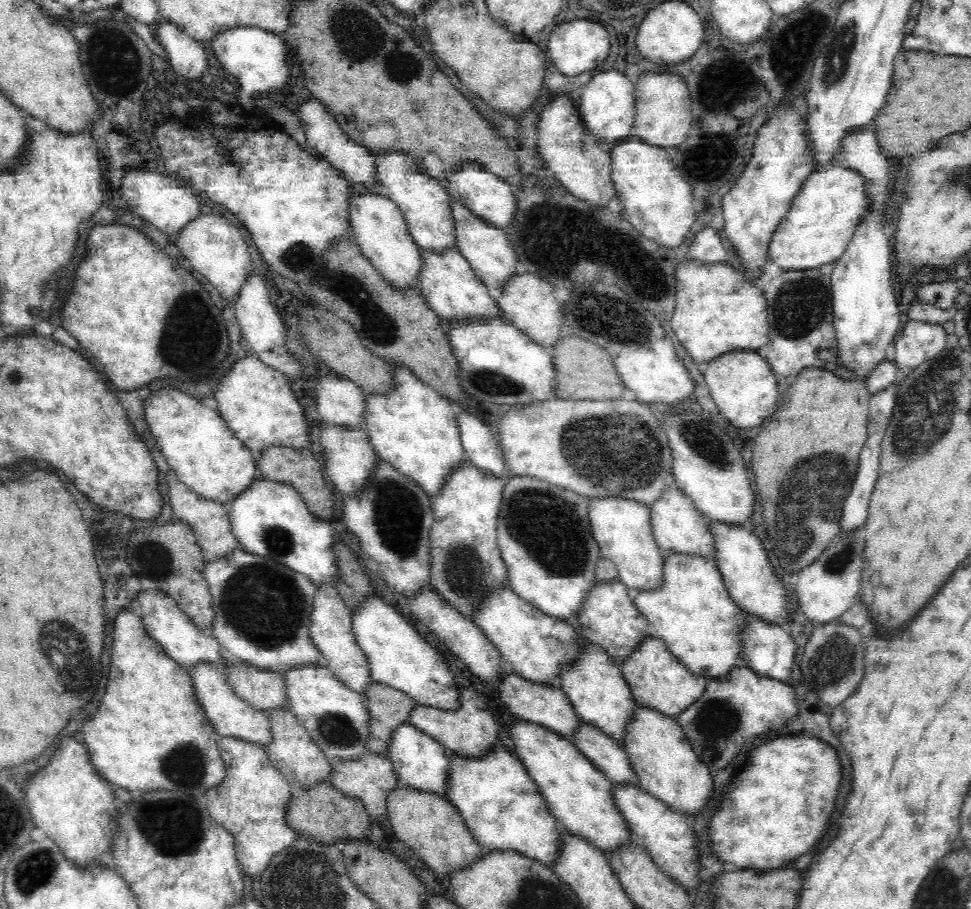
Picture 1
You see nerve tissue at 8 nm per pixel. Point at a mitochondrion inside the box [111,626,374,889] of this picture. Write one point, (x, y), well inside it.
(184, 837)

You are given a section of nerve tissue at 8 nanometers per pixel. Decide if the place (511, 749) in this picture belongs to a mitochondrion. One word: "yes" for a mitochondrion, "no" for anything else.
no

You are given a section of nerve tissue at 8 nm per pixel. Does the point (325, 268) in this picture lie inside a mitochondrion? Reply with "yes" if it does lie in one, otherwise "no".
yes

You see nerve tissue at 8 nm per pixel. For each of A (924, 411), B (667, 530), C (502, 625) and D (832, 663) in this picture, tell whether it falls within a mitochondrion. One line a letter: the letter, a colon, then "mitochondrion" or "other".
A: mitochondrion
B: other
C: other
D: mitochondrion

